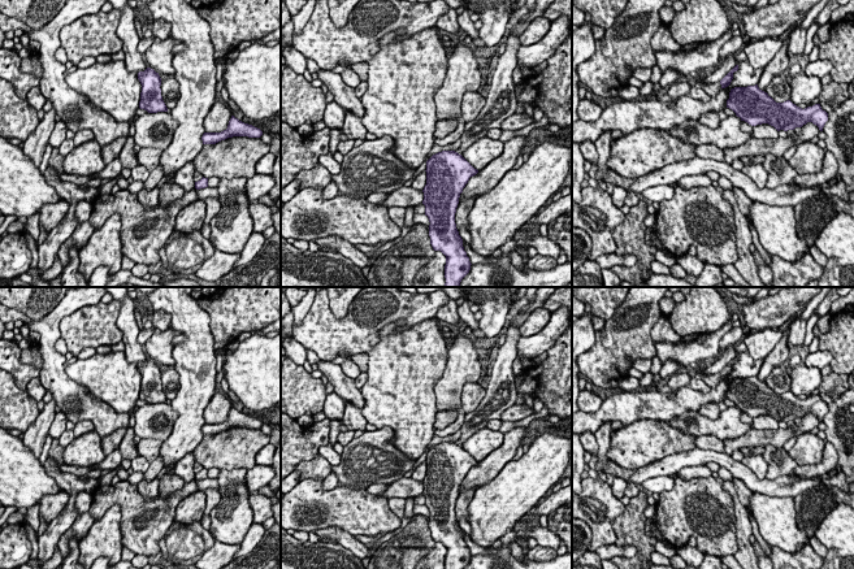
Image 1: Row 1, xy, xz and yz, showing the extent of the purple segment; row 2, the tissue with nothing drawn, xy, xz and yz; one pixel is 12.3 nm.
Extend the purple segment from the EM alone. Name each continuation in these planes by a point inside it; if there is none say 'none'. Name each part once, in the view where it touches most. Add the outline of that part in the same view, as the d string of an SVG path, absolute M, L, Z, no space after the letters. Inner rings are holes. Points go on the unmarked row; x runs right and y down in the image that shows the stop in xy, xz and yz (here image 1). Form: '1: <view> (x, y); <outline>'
1: yz (712, 379); M701 364L701 366L701 370L697 372L698 378L701 378L711 388L715 388L721 381L720 373L708 375L703 373L703 368L706 366L706 364Z

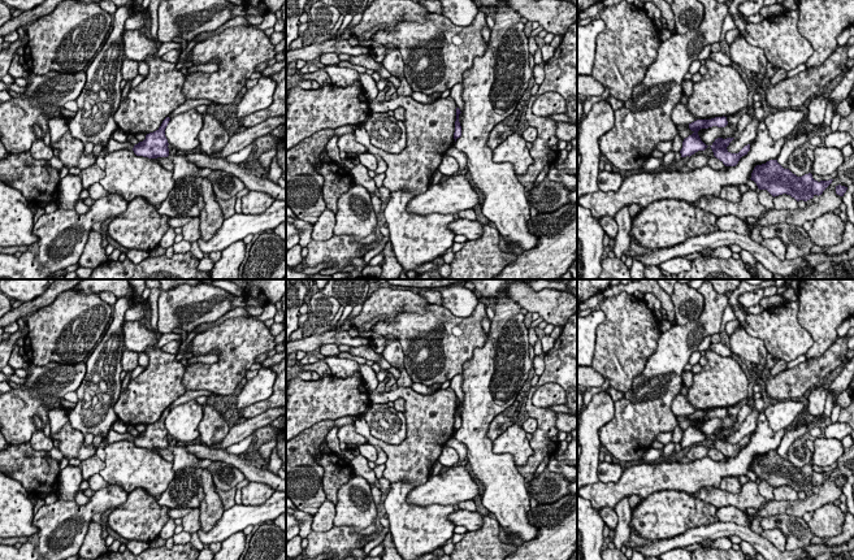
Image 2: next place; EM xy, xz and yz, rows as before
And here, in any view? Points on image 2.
1: xy (112, 437); M113 429L108 433L108 437L105 439L104 443L113 443L113 442L117 442L117 440L122 440L122 439L126 439L126 440L133 440L134 437L129 433L126 434L117 434Z

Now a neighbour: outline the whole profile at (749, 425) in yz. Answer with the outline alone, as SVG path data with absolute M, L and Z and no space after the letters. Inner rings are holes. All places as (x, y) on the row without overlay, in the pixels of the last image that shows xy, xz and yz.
M751 396L747 403L753 408L751 413L746 417L746 420L737 425L737 427L729 434L727 438L728 443L738 444L745 437L753 434L758 425L759 411L755 408L755 399Z

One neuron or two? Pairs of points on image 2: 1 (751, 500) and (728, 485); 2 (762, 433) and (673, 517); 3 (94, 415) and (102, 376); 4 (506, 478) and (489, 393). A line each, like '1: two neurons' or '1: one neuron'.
1: two neurons
2: two neurons
3: one neuron
4: one neuron

